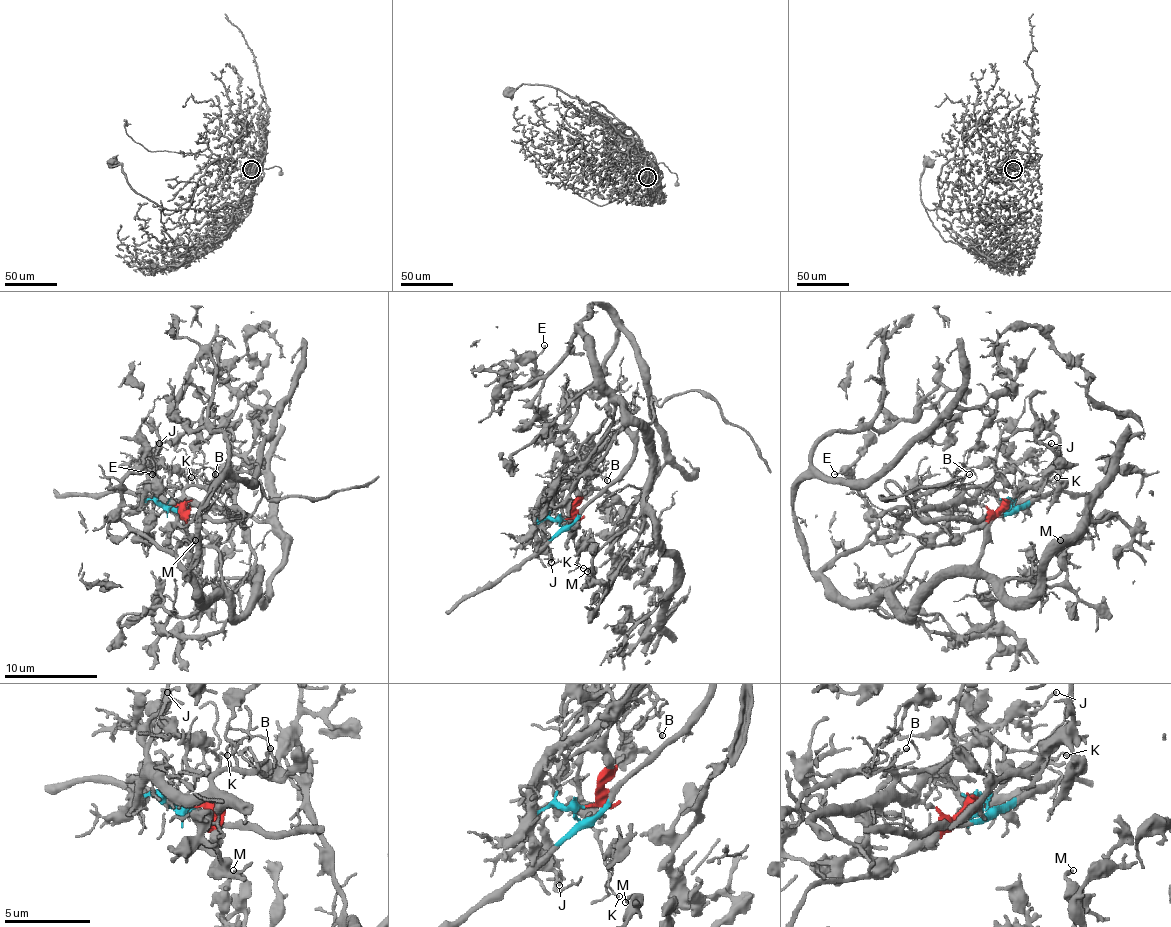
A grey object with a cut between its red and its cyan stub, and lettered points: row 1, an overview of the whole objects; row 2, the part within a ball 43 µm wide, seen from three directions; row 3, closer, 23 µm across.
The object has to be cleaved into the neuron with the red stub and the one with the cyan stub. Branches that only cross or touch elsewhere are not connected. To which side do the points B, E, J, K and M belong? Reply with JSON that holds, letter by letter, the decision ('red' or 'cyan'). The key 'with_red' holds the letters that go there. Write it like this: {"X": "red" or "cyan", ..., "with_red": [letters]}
{"B": "cyan", "E": "red", "J": "cyan", "K": "cyan", "M": "red", "with_red": ["E", "M"]}

